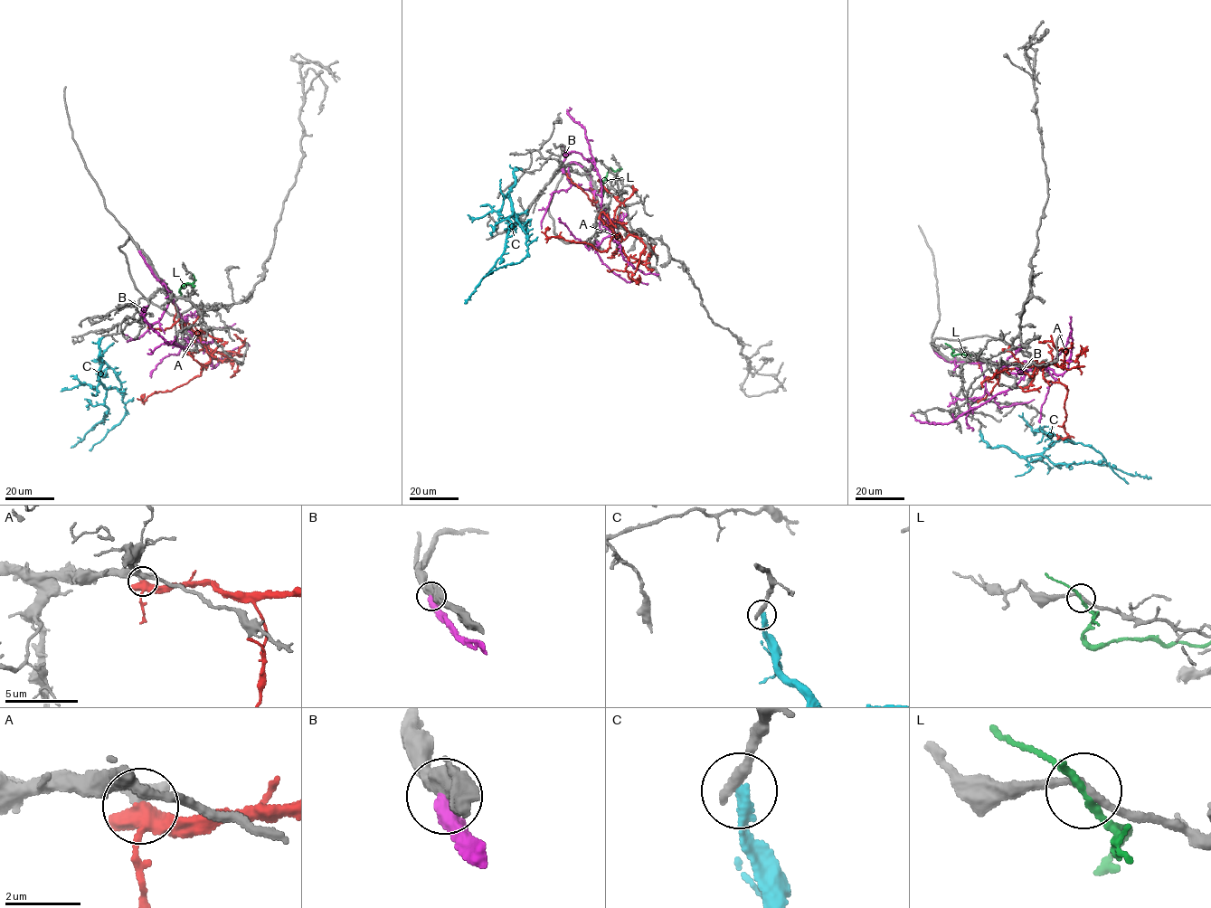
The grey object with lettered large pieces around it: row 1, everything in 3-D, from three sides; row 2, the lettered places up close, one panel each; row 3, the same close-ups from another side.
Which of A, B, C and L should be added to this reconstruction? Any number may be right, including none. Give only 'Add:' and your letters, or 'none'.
Add: none

